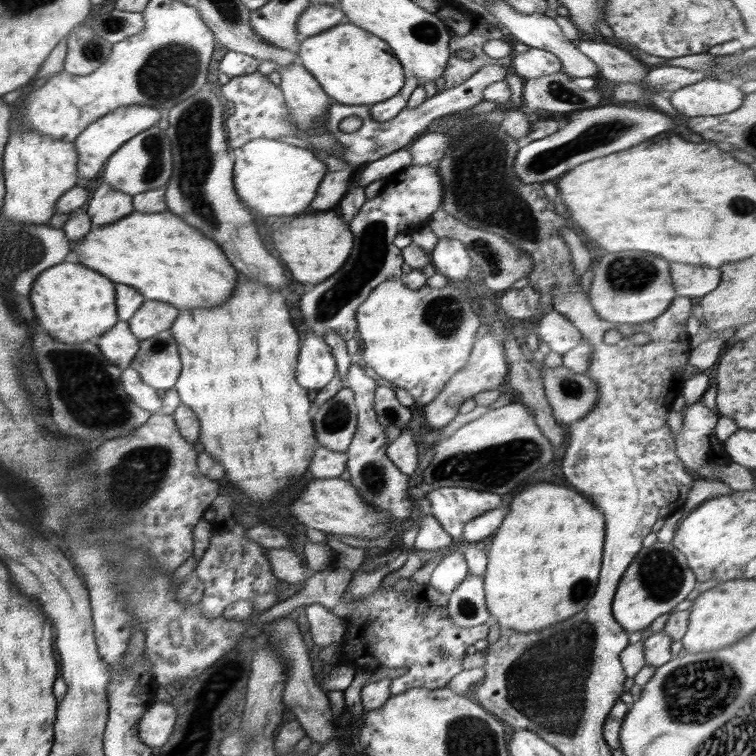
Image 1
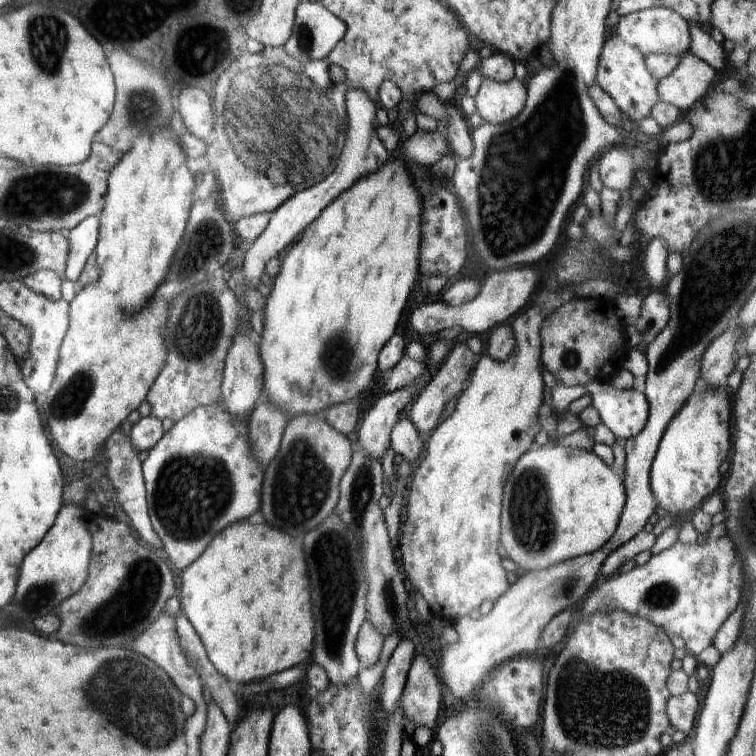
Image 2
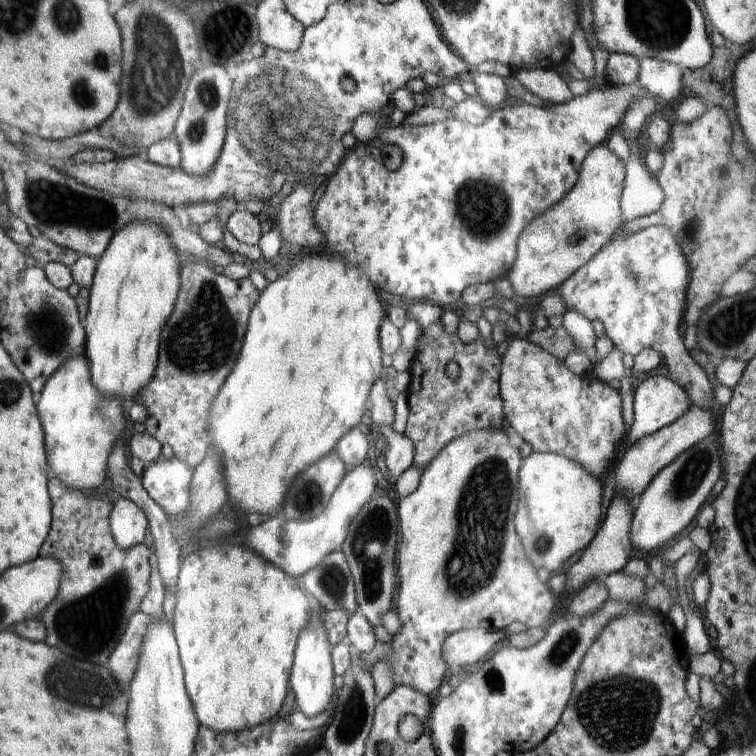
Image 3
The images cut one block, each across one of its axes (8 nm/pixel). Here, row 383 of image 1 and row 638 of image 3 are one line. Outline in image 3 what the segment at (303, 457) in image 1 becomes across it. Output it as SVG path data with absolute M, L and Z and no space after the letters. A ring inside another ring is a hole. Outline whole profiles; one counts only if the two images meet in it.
M224 544L222 548L195 550L182 562L172 626L185 688L199 727L216 736L238 734L277 719L288 693L296 636L307 624L310 610L299 578L286 576L252 550L242 550L242 546Z

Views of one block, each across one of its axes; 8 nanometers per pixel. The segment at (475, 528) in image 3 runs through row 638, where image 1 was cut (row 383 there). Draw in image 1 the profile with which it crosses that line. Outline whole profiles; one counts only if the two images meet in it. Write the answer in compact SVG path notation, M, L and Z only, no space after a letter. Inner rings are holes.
M402 279L381 282L357 308L355 314L358 336L361 340L361 363L376 377L383 378L394 387L400 387L412 395L415 405L434 402L434 398L442 392L446 382L454 377L469 359L473 344L478 339L478 328L481 318L469 305L466 290L454 285L432 288L424 285L419 289L408 288Z

